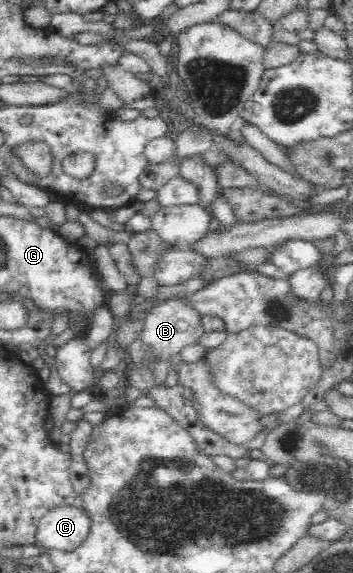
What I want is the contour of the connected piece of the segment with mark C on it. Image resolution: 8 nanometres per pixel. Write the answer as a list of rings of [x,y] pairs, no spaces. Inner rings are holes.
[[[77,502],[57,505],[39,521],[35,545],[48,549],[77,549],[91,532],[94,519]]]

